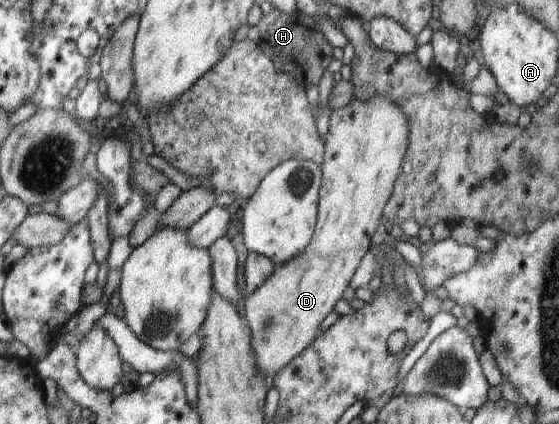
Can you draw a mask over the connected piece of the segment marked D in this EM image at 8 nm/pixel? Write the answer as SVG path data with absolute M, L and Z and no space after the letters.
M373 95L369 99L357 100L352 99L346 106L342 108L336 108L332 110L329 120L328 132L324 138L324 151L323 161L321 161L321 173L323 179L321 181L321 191L319 191L319 203L318 205L318 218L311 239L311 243L306 247L305 251L302 251L297 257L290 259L284 264L280 264L274 268L273 275L269 276L269 279L255 291L248 295L245 299L245 317L247 317L248 326L251 329L251 347L253 347L253 353L255 353L255 359L257 359L257 371L263 379L269 380L269 375L277 375L277 371L281 371L285 365L291 363L292 359L295 359L301 351L305 349L315 339L318 330L320 329L321 321L334 311L333 308L337 305L337 301L343 297L345 289L349 287L349 281L357 269L357 265L361 263L363 255L369 252L369 247L372 245L371 235L376 233L379 229L381 217L384 215L384 207L387 200L393 195L393 188L399 172L401 171L401 163L405 157L405 151L409 147L409 123L407 123L407 117L403 115L401 107L397 107L397 103L393 103L393 99L387 97L387 95Z

